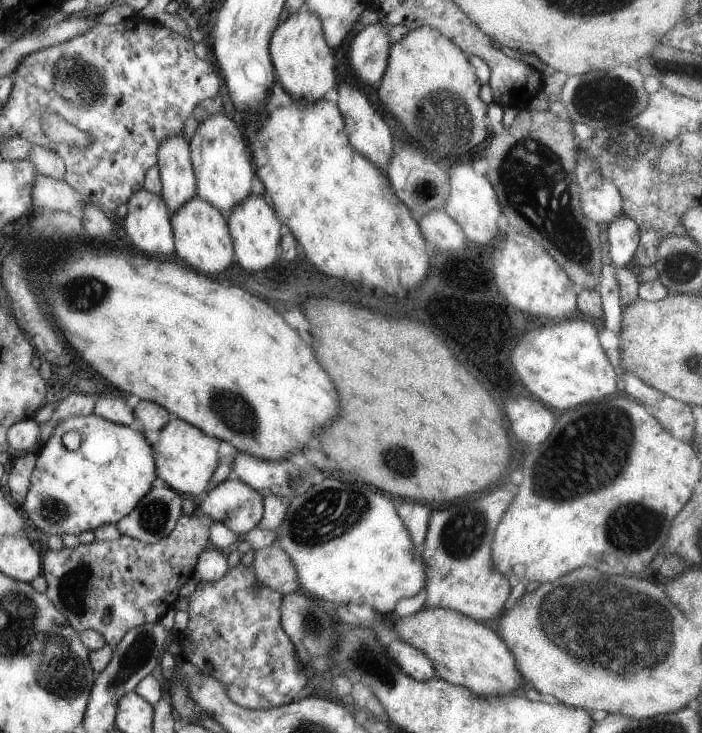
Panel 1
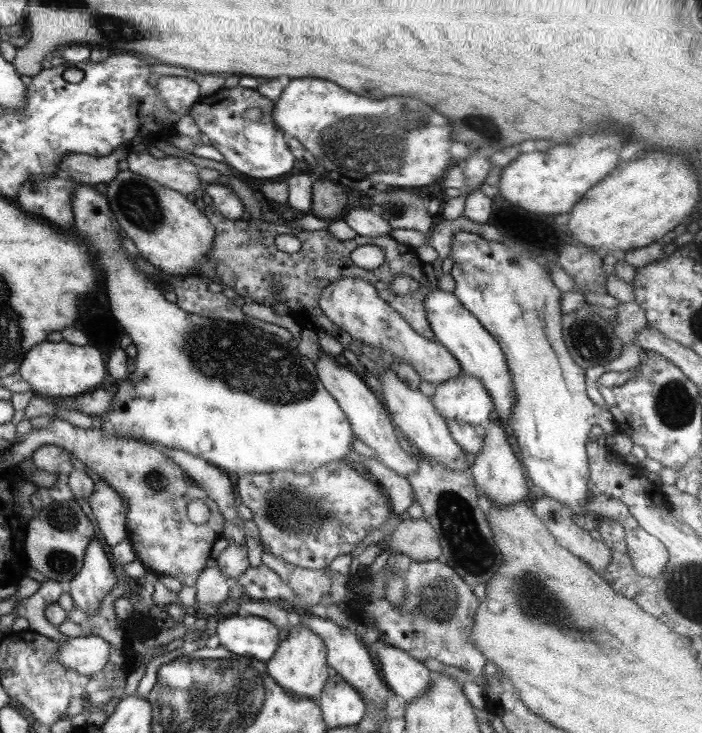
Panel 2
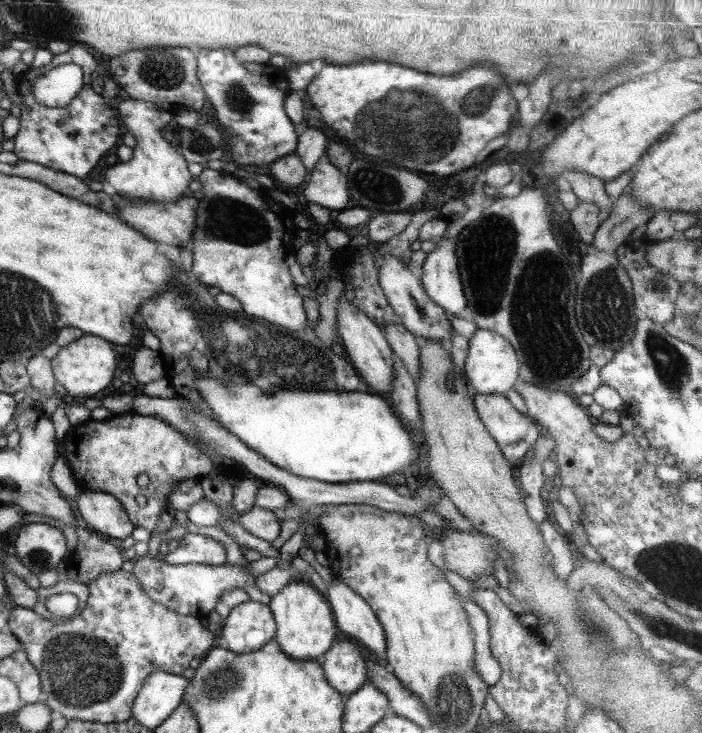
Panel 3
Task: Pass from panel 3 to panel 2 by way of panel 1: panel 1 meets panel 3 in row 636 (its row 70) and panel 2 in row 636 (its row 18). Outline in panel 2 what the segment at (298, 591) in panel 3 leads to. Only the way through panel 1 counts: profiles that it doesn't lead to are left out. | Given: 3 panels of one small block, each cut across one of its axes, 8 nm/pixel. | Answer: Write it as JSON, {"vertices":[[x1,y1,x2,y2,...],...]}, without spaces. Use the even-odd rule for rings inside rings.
{"vertices":[[298,620,293,623,288,636,280,641,274,656,267,662,267,673,287,691,318,700,330,676,327,655,328,650,322,638]]}

